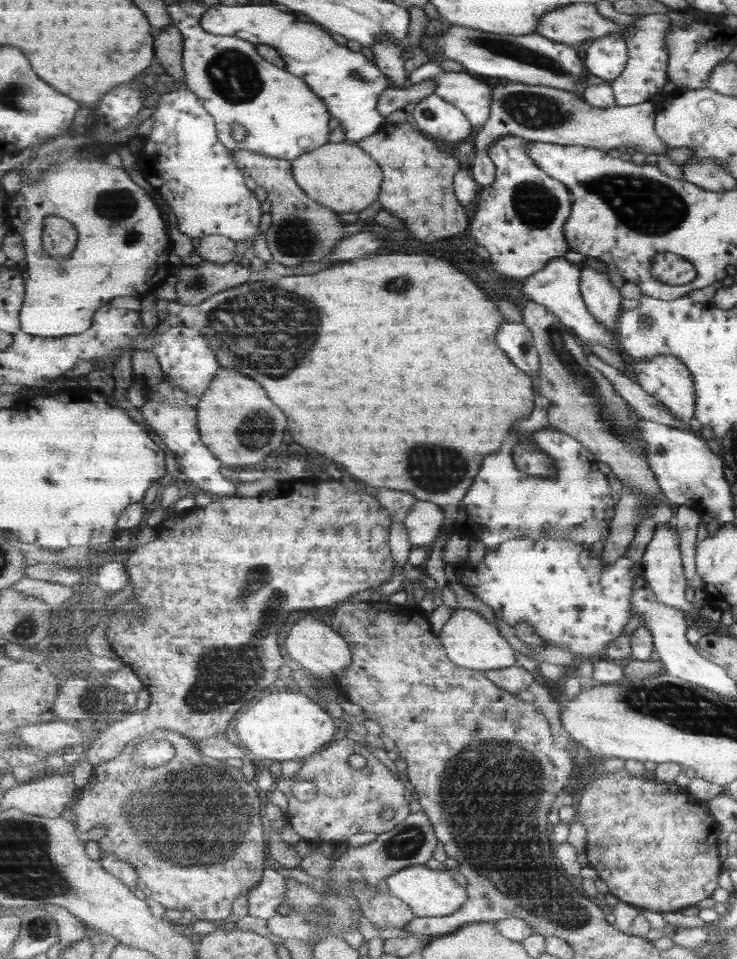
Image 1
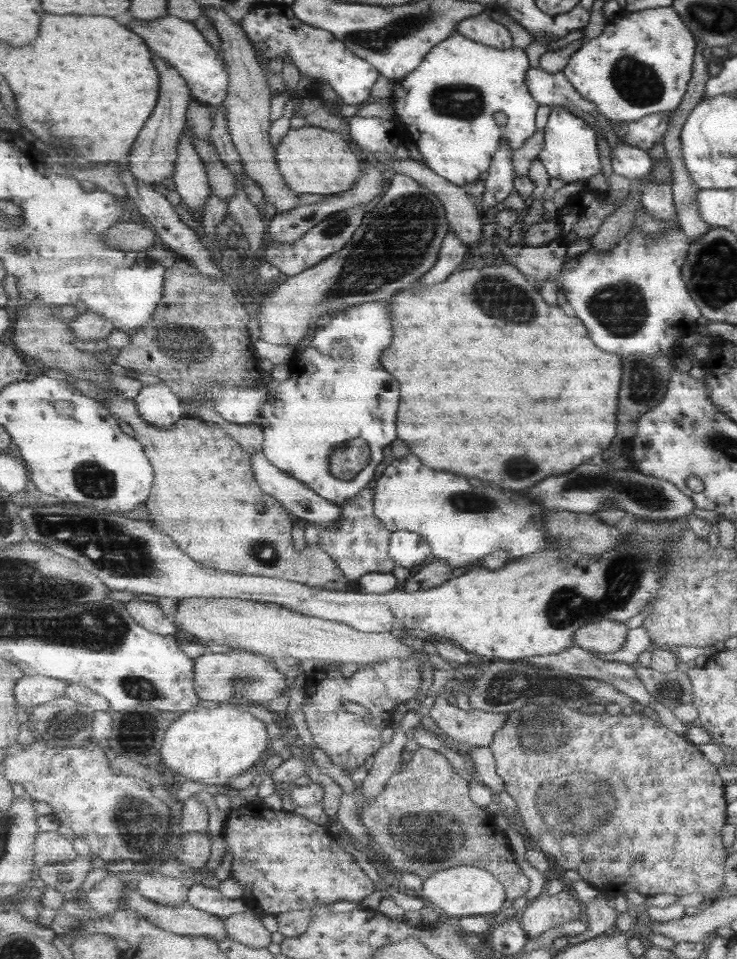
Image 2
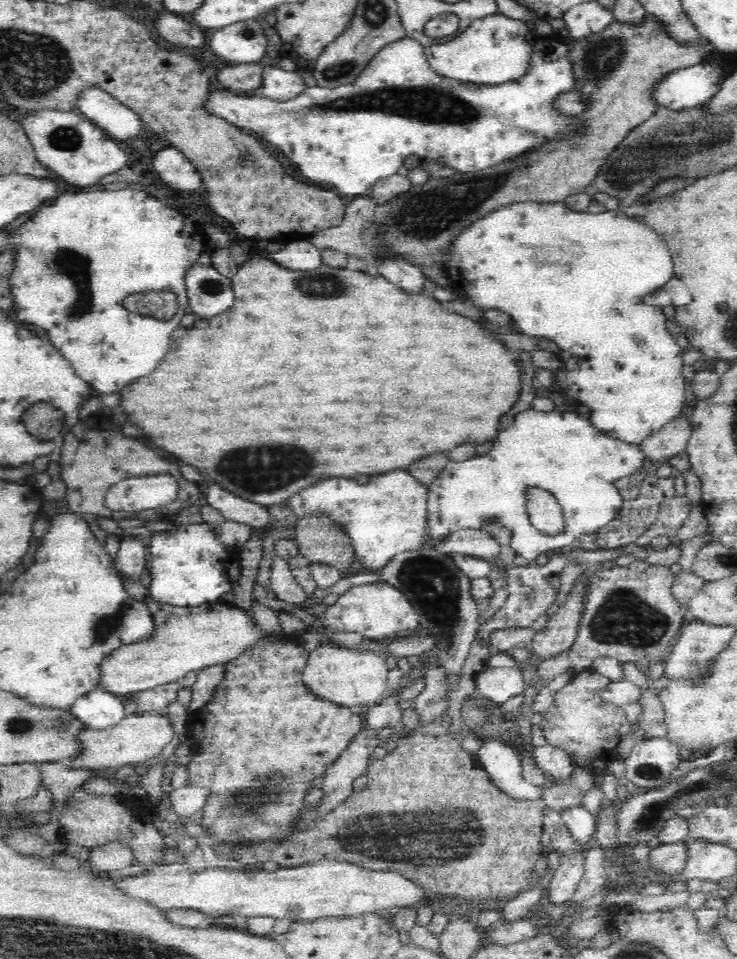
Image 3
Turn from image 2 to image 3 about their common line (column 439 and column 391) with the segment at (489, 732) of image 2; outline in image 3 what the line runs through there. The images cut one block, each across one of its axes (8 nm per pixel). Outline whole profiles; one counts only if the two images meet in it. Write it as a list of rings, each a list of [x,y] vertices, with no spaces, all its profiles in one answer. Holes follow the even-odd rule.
[[[389,694],[377,705],[370,706],[364,718],[373,737],[381,729],[398,729],[402,723],[403,710],[399,707],[398,698]]]

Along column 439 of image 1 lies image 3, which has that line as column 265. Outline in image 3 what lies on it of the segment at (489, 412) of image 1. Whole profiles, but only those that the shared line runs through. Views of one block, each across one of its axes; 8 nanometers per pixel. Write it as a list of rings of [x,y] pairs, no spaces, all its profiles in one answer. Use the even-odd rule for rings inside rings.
[[[262,256],[262,258],[254,258],[246,264],[242,264],[239,267],[236,275],[230,279],[232,280],[232,286],[234,286],[234,298],[244,298],[244,300],[236,300],[234,304],[234,312],[224,312],[216,318],[204,318],[204,320],[197,318],[194,321],[192,328],[178,328],[174,334],[172,334],[172,344],[170,344],[170,352],[166,354],[166,358],[160,362],[160,366],[144,376],[144,378],[138,378],[134,382],[134,390],[128,392],[126,396],[126,402],[122,406],[122,410],[128,414],[128,420],[132,424],[136,424],[146,436],[148,440],[154,444],[154,446],[160,446],[164,448],[168,454],[180,458],[180,462],[184,464],[190,464],[190,466],[196,466],[200,472],[204,472],[205,476],[208,476],[208,480],[218,484],[224,490],[234,493],[240,498],[249,500],[250,502],[257,502],[264,506],[270,506],[284,500],[288,500],[290,497],[297,495],[301,492],[302,488],[308,488],[316,482],[322,482],[322,480],[328,480],[328,478],[354,478],[356,474],[382,474],[382,472],[390,472],[390,470],[396,470],[396,468],[402,468],[402,466],[408,466],[412,462],[416,462],[418,458],[424,458],[426,454],[434,454],[434,450],[452,450],[460,444],[484,444],[488,440],[492,440],[496,434],[498,434],[498,422],[500,422],[500,416],[506,414],[514,402],[518,400],[518,394],[520,394],[520,368],[516,364],[516,356],[510,356],[508,350],[504,348],[504,344],[494,338],[488,330],[480,328],[474,320],[466,318],[466,316],[460,316],[460,314],[446,314],[444,308],[440,308],[432,298],[424,298],[422,294],[406,294],[402,288],[390,284],[384,276],[368,276],[368,274],[375,273],[363,273],[356,270],[348,270],[344,268],[334,268],[328,266],[320,266],[317,270],[308,270],[308,272],[302,272],[295,269],[286,269],[279,266],[274,262],[270,256]]]

